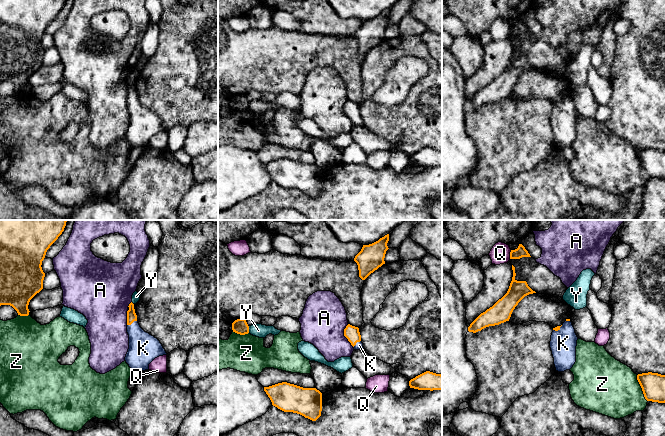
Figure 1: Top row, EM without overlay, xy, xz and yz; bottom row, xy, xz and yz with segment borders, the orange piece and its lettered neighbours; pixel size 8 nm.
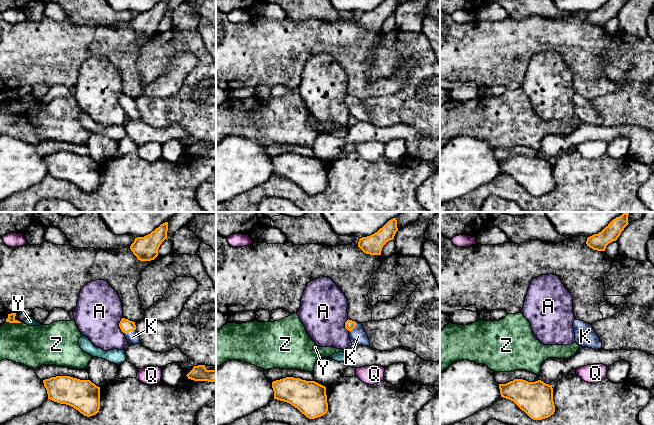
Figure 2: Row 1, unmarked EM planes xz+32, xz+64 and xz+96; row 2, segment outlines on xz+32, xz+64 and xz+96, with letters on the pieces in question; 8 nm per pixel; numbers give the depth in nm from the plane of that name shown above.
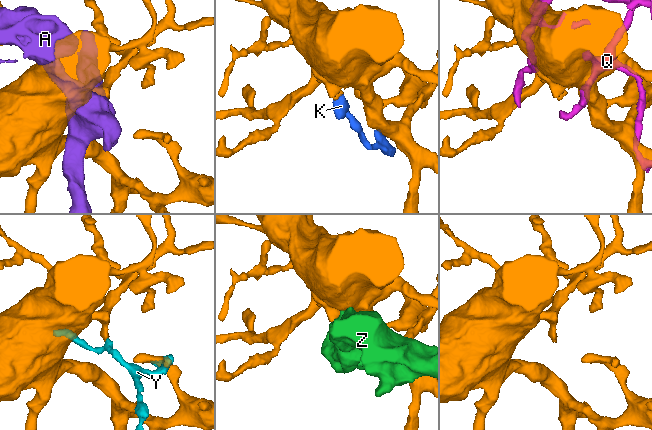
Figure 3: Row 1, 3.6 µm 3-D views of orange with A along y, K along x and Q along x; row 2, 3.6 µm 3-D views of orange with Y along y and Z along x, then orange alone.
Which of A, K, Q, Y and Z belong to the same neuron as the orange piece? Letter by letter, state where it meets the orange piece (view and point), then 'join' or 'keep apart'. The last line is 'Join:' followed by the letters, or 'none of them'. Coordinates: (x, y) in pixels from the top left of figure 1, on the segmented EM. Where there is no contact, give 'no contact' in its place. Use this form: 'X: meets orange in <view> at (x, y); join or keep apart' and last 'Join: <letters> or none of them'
A: meets orange in xz at (344, 335); keep apart
K: meets orange in xy at (131, 323); join
Q: meets orange in yz at (510, 254); keep apart
Y: meets orange in xz at (248, 329); keep apart
Z: meets orange in yz at (641, 387); keep apart
Join: K

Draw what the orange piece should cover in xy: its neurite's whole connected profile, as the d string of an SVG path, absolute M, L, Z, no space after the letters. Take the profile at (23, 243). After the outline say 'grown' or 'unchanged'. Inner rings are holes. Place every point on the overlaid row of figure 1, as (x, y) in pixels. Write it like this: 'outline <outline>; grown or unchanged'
outline M0 220L0 306L12 306L20 316L28 316L30 300L43 289L42 261L47 250L64 231L67 220Z; unchanged

